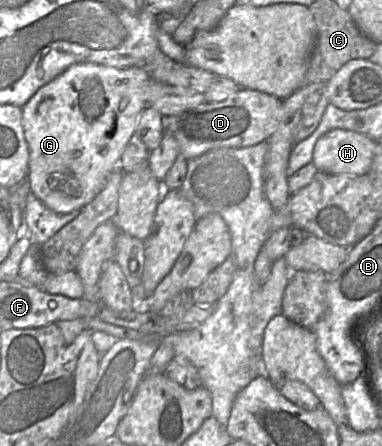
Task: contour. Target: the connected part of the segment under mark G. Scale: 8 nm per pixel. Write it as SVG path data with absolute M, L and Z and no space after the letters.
M88 62L78 63L70 66L52 81L39 88L22 107L22 125L29 149L28 178L31 191L45 206L56 213L67 214L75 210L80 210L91 202L104 188L110 174L119 166L123 151L134 133L140 114L148 107L150 101L150 87L153 82L154 80L142 67L114 68Z

